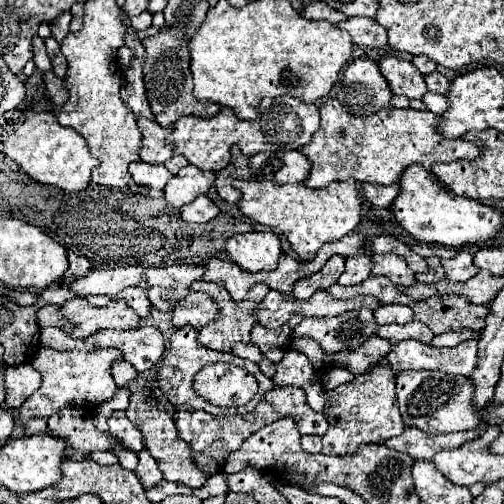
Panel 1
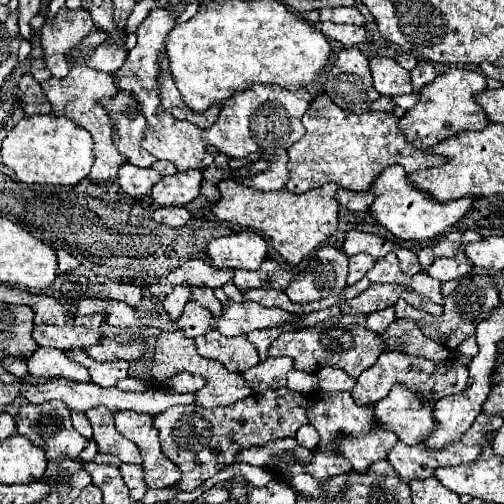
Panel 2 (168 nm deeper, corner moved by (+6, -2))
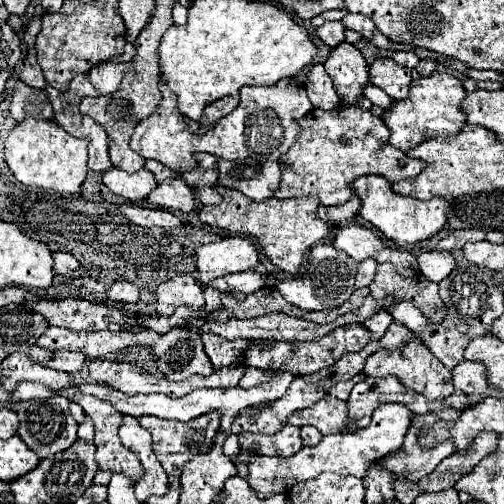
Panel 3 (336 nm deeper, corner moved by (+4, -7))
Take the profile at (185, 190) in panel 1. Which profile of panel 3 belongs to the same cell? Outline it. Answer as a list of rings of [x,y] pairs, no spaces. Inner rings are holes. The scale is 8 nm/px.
[[[172,177],[158,183],[158,187],[148,195],[148,201],[160,209],[184,211],[184,213],[200,207],[198,197],[194,197],[192,193],[192,187],[186,187],[184,179],[180,177]]]

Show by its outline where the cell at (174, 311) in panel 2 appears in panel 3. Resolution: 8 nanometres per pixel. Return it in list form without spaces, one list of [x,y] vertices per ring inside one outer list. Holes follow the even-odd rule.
[[[174,275],[156,287],[156,311],[158,315],[170,315],[180,305],[198,311],[204,307],[204,295],[200,285],[182,285],[182,275]]]

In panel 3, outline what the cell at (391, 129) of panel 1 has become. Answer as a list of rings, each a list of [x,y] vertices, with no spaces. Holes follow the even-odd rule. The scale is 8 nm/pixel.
[[[338,105],[330,111],[312,109],[310,115],[304,115],[302,119],[298,119],[298,125],[302,127],[302,131],[296,143],[288,149],[288,153],[280,157],[282,179],[280,179],[280,187],[274,191],[276,199],[318,195],[322,205],[338,205],[354,197],[354,193],[350,191],[350,183],[362,175],[382,175],[388,181],[402,181],[402,179],[416,177],[424,167],[422,161],[406,157],[400,149],[388,143],[388,129],[380,117],[374,117],[370,111],[356,105]]]

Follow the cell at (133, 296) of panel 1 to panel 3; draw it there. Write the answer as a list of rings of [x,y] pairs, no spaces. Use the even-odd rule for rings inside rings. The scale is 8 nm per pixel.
[[[116,281],[108,289],[108,299],[110,301],[122,301],[122,303],[138,303],[138,287],[128,281]]]

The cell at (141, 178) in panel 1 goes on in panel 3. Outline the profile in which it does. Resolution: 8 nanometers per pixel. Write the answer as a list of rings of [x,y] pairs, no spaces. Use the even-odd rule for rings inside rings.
[[[112,167],[102,173],[102,181],[112,193],[124,197],[130,203],[146,199],[148,193],[156,187],[154,175],[146,169],[142,169],[138,173],[126,173],[118,167]]]

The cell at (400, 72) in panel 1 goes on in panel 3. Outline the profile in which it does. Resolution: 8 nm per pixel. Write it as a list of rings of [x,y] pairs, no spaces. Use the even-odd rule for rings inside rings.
[[[378,57],[368,69],[368,77],[372,85],[380,87],[392,99],[406,99],[408,87],[412,81],[410,69],[404,65],[398,65],[390,57]]]

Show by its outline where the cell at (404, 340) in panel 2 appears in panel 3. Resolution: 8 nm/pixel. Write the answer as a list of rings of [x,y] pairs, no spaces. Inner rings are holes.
[[[410,341],[406,343],[406,347],[402,347],[402,351],[378,351],[374,355],[370,355],[366,359],[366,365],[364,365],[364,373],[368,377],[388,377],[388,375],[394,375],[404,387],[410,387],[414,389],[416,393],[422,393],[424,397],[428,399],[446,399],[454,393],[454,387],[452,387],[452,371],[444,367],[444,363],[434,357],[430,353],[430,349],[424,345],[424,343],[418,343],[418,341]]]

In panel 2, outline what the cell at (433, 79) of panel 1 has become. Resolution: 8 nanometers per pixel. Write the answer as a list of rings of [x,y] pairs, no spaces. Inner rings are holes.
[[[418,62],[418,66],[410,72],[412,76],[412,88],[414,92],[420,92],[424,86],[432,84],[434,78],[436,78],[436,70],[430,62]]]

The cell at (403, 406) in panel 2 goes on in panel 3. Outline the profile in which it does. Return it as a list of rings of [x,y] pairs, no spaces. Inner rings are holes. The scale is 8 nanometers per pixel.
[[[386,403],[374,411],[372,423],[364,431],[324,435],[318,445],[302,447],[292,457],[252,455],[248,461],[248,485],[258,495],[258,499],[268,499],[270,495],[288,491],[294,483],[314,479],[314,475],[324,471],[338,473],[338,475],[354,475],[362,479],[368,473],[368,467],[376,459],[382,459],[384,455],[398,451],[410,423],[412,423],[412,413],[408,411],[408,407],[398,403]]]

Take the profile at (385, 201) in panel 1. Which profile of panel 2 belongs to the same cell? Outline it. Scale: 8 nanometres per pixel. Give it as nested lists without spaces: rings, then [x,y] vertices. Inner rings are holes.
[[[340,188],[336,192],[336,196],[338,196],[338,202],[342,206],[346,206],[348,210],[352,210],[352,212],[354,210],[368,210],[372,206],[372,202],[374,202],[374,194],[372,192],[352,192],[352,190]]]

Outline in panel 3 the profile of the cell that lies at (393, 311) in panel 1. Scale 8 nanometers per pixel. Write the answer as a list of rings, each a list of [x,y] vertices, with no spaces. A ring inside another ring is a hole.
[[[378,311],[376,315],[372,315],[370,319],[366,319],[364,321],[364,327],[372,333],[372,339],[382,339],[384,337],[384,333],[386,333],[386,329],[388,329],[388,325],[392,323],[392,315],[388,313],[388,311]]]

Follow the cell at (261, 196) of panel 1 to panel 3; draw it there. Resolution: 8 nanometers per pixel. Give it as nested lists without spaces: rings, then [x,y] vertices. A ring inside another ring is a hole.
[[[216,187],[216,191],[222,195],[220,205],[204,205],[200,209],[200,221],[212,227],[228,229],[232,233],[244,233],[254,235],[264,249],[264,255],[282,271],[296,275],[300,269],[300,263],[304,255],[318,245],[328,235],[328,225],[316,217],[316,209],[320,207],[318,199],[314,197],[292,197],[292,199],[266,199],[262,203],[252,201],[250,197],[226,189]]]

